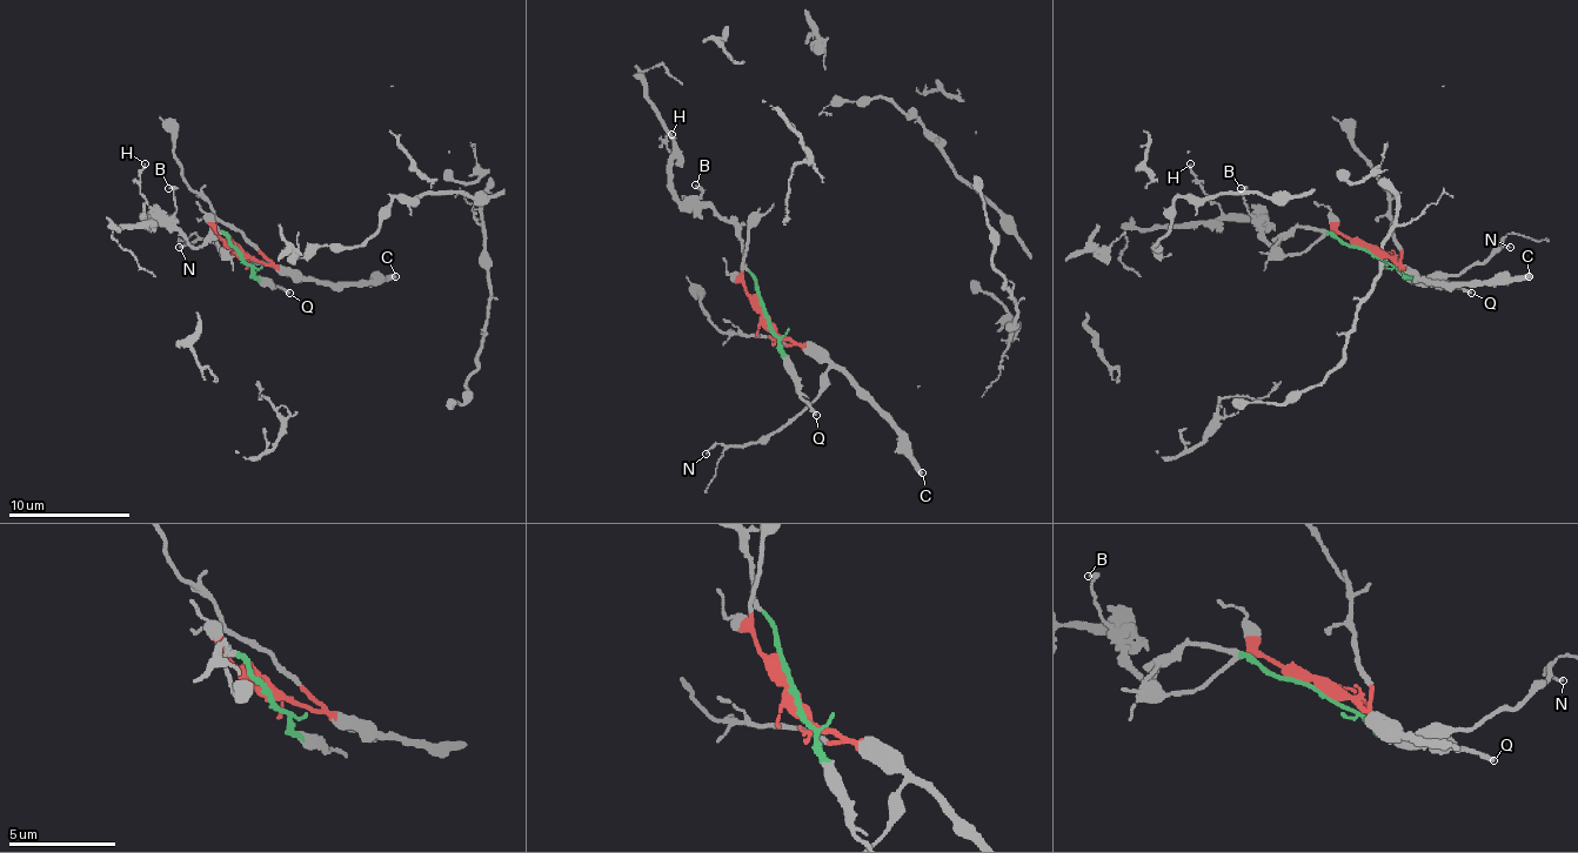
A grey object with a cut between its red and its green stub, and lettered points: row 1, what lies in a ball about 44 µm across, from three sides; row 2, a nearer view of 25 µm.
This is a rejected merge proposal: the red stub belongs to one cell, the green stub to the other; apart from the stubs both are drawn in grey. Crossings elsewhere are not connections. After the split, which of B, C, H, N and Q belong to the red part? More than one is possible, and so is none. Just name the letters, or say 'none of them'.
C, N

